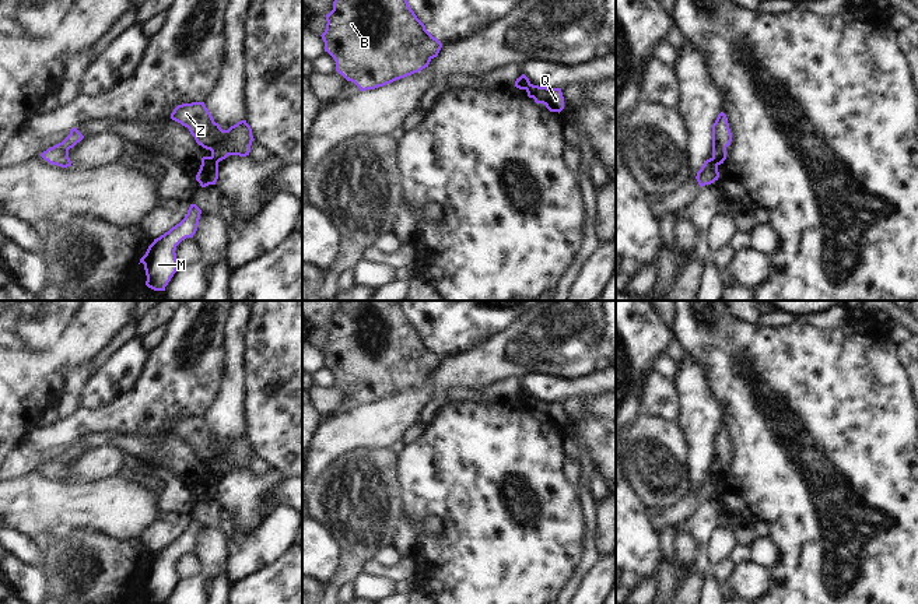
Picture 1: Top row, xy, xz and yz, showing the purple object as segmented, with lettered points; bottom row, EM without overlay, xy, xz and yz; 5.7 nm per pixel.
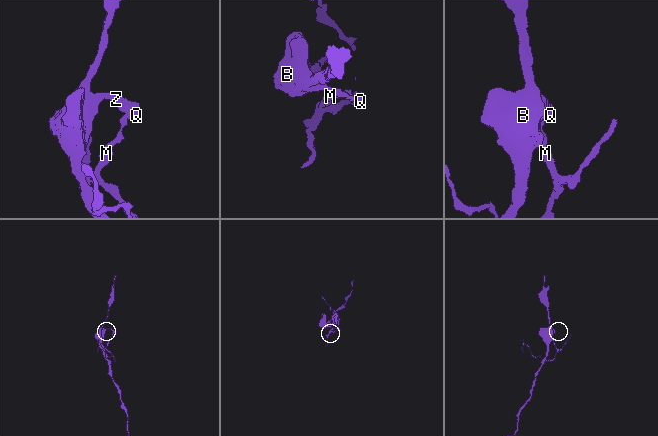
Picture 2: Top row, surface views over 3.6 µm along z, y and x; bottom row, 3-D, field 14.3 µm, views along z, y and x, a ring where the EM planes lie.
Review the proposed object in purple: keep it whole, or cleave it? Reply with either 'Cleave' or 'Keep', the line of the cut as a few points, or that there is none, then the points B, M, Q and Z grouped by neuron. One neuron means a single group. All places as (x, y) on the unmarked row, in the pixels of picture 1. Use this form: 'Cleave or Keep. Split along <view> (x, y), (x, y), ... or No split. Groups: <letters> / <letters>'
Cleave. Split along xy (212, 467), (219, 474). Groups: B Q Z / M

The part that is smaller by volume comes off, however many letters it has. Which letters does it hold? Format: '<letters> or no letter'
M

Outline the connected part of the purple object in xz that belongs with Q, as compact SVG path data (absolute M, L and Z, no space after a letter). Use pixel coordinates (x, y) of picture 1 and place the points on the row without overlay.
M530 397L526 401L528 410L536 417L543 417L550 425L561 425L564 422L564 410L561 401L547 401Z

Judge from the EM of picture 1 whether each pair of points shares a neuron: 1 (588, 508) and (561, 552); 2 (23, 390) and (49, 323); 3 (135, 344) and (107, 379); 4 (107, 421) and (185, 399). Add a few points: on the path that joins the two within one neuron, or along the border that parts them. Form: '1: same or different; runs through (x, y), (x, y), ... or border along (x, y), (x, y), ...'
1: different; border along (575, 484), (584, 516), (585, 547)
2: same; runs through (23, 374), (23, 353), (32, 340)
3: same; runs through (133, 353), (115, 371)
4: same; runs through (126, 414), (142, 411), (158, 399), (165, 399)

